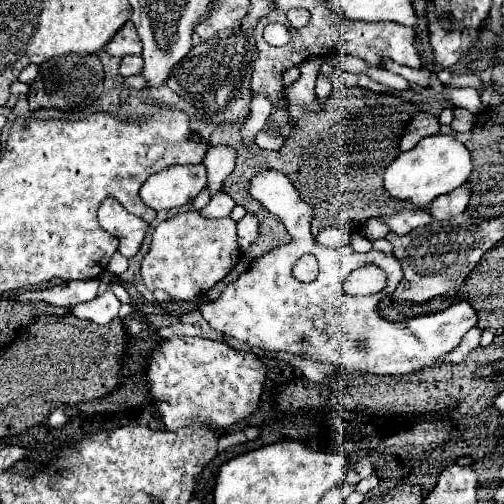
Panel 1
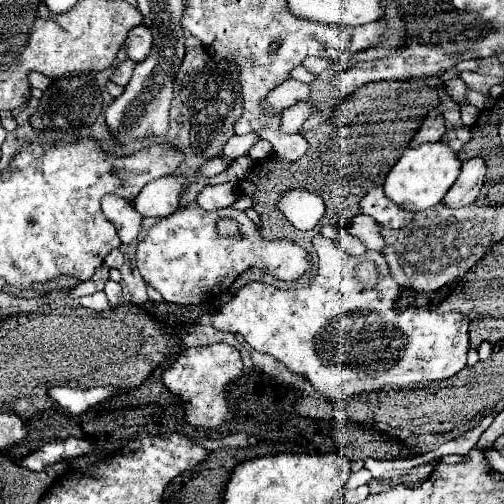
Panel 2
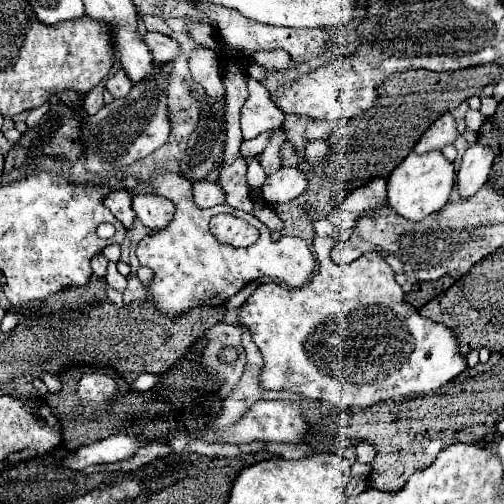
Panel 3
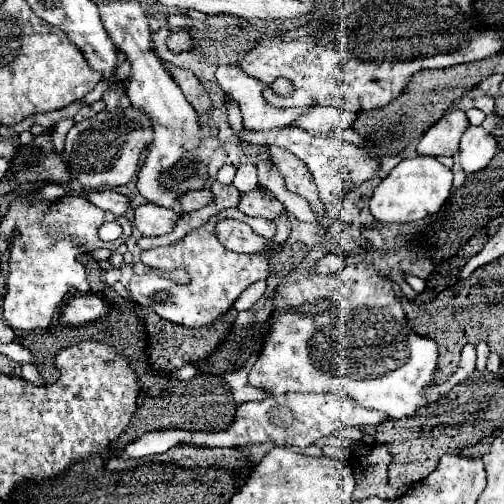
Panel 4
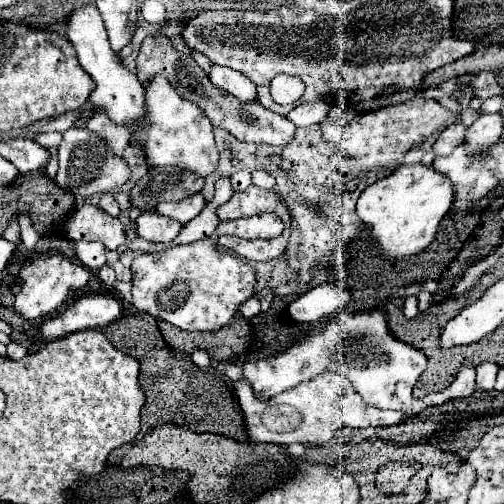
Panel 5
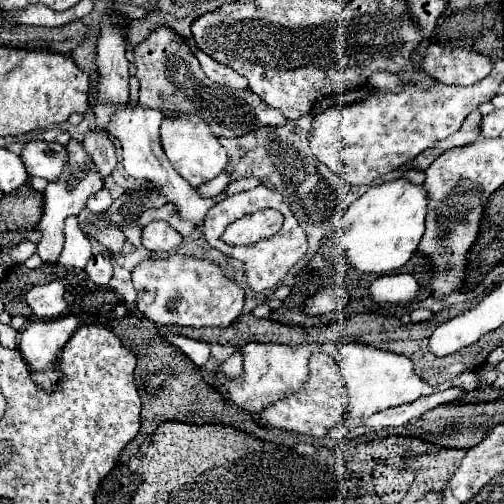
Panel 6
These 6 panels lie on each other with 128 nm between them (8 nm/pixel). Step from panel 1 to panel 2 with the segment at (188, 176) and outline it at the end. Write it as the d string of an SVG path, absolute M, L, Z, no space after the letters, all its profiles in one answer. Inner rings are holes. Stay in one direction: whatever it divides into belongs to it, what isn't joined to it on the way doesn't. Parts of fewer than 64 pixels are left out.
M212 158L212 160L206 160L206 162L198 168L198 174L204 176L204 178L210 178L210 176L220 174L220 172L226 170L228 166L230 166L230 164L224 162L224 160L220 160L220 158ZM164 176L142 188L136 196L136 210L142 216L162 218L180 208L180 196L188 188L190 180L184 176Z

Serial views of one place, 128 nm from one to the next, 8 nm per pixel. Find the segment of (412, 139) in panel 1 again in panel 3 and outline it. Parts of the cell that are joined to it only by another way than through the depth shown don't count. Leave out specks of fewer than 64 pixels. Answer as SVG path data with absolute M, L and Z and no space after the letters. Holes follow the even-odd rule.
M450 112L442 114L418 140L418 144L414 146L414 152L424 154L428 150L442 150L448 144L454 144L456 140L456 122L454 116Z

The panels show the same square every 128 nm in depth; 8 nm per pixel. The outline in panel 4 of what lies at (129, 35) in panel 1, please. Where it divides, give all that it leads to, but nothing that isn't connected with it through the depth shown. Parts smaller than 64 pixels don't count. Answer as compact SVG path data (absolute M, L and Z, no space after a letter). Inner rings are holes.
M180 30L180 32L174 32L166 38L166 46L172 52L186 52L186 50L196 46L196 38L192 38L188 32Z

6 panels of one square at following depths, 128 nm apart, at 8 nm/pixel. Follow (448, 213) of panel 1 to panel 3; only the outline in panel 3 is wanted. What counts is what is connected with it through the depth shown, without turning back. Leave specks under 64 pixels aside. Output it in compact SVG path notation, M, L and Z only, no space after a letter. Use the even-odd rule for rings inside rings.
M480 142L472 144L466 150L456 178L460 198L474 196L486 184L492 162L494 162L494 150L490 150L488 146L482 146Z

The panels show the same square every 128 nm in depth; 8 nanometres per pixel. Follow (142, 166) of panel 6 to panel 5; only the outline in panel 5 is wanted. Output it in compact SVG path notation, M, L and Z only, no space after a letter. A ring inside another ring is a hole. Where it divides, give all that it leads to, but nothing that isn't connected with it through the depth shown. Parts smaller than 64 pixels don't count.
M80 4L68 10L64 18L64 32L78 52L80 66L96 82L96 90L90 94L90 104L94 106L94 110L106 110L106 114L114 120L114 124L118 126L126 124L134 134L140 126L140 112L144 112L144 88L138 82L136 72L128 70L118 58L118 54L112 52L98 8L92 4Z

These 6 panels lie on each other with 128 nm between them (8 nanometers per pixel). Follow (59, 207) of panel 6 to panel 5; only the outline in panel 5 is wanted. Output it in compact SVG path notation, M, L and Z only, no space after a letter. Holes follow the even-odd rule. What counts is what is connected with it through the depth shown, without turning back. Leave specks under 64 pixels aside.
M70 128L62 136L64 138L62 138L62 144L58 148L60 170L56 174L56 182L60 184L60 188L64 188L64 190L68 190L72 194L88 198L92 194L110 192L112 188L124 186L130 180L128 162L124 162L120 156L112 154L112 150L104 144L104 140L94 136L90 130L86 130L86 128Z

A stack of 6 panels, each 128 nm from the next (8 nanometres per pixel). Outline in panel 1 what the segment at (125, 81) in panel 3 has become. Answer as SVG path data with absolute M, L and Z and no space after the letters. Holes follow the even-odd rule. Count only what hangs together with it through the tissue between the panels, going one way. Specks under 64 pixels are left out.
M124 56L124 58L122 58L122 64L120 64L120 74L122 74L122 76L140 74L142 68L144 68L142 56Z

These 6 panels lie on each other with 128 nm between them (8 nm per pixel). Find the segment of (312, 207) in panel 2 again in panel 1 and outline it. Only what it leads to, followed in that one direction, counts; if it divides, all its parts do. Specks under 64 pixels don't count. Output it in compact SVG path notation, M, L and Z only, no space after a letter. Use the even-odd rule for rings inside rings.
M262 170L252 176L248 182L248 194L284 222L292 241L254 260L246 272L242 272L222 290L218 300L206 302L200 308L202 316L214 330L248 342L254 348L284 350L304 356L310 352L310 356L332 362L346 372L378 372L386 376L408 374L442 362L444 354L456 348L462 336L476 324L476 310L464 300L456 302L444 312L416 316L398 324L384 320L376 306L382 298L390 296L404 278L400 260L394 254L384 254L374 248L366 254L358 254L350 246L338 250L314 246L310 232L312 208L298 196L292 182L278 170ZM302 254L316 256L320 266L316 280L308 284L290 274L292 266ZM366 264L374 264L386 272L384 290L370 296L346 294L342 290L342 280ZM368 352L378 352L378 370L366 362L366 358L372 356Z

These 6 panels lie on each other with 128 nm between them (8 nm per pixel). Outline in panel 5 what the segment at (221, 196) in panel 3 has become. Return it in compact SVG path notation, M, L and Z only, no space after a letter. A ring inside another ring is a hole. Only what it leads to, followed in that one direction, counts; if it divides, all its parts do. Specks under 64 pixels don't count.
M198 192L184 200L178 200L178 202L162 202L156 206L156 212L160 212L162 216L168 216L168 218L174 218L180 224L186 224L194 216L198 216L202 212L202 208L204 208L204 196Z

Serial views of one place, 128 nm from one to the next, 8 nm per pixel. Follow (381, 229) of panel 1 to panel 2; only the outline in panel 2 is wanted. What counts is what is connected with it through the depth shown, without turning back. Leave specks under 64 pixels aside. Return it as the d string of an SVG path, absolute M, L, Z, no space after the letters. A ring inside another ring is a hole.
M364 214L354 216L350 220L348 232L352 236L360 238L368 250L382 250L384 248L384 238L380 236L380 226L370 216L364 216Z

